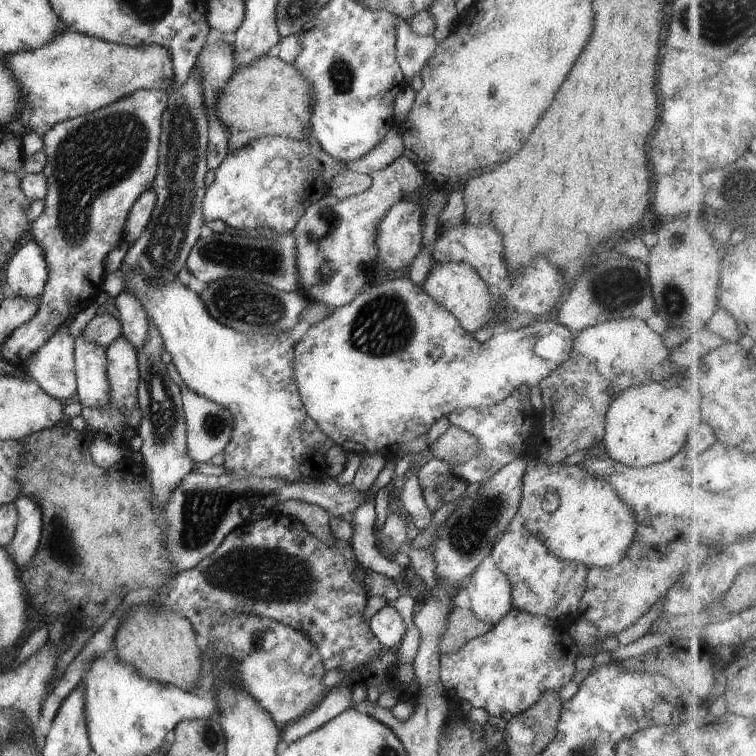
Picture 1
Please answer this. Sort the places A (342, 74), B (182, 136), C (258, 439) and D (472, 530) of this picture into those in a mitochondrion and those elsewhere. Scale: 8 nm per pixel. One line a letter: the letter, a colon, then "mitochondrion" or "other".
A: mitochondrion
B: mitochondrion
C: other
D: mitochondrion

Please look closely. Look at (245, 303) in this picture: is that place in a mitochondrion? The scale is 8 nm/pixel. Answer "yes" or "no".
yes

